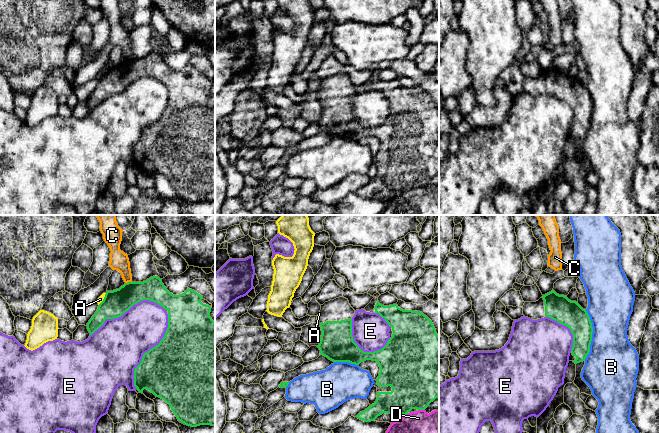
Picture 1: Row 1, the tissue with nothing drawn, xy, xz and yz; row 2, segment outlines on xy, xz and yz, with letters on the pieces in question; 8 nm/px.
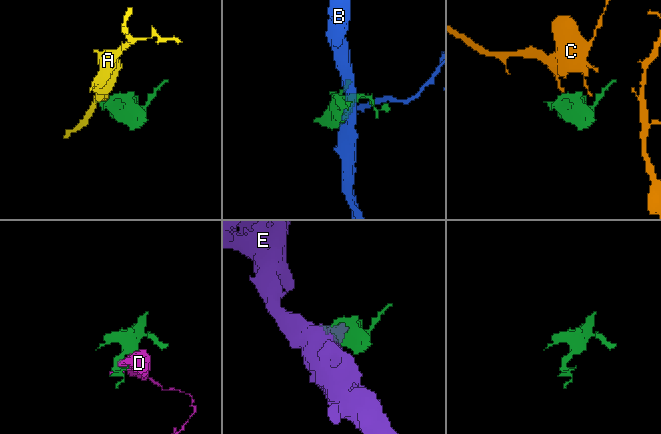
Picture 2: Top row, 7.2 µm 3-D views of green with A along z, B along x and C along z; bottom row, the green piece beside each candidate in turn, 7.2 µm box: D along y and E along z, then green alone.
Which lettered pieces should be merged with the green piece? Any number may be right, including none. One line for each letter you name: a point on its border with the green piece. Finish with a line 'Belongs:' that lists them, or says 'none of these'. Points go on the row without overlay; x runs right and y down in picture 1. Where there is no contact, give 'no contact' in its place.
Belongs: none of these

